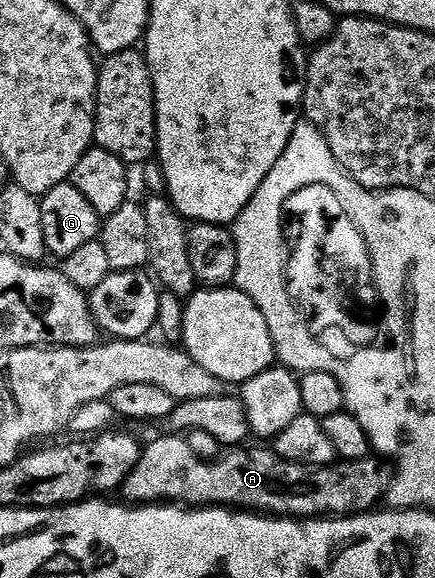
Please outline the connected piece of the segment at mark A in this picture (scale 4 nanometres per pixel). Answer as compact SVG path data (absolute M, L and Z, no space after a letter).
M169 435L158 436L143 447L140 462L136 462L136 470L132 470L132 474L128 474L122 483L120 495L123 501L134 506L155 502L177 502L183 506L237 506L242 510L257 510L262 514L281 514L291 518L348 516L371 511L377 505L374 503L385 497L392 479L391 465L385 459L373 455L311 468L291 460L282 460L280 454L276 454L270 446L234 446L223 451L218 459L205 460L196 455L185 435Z

